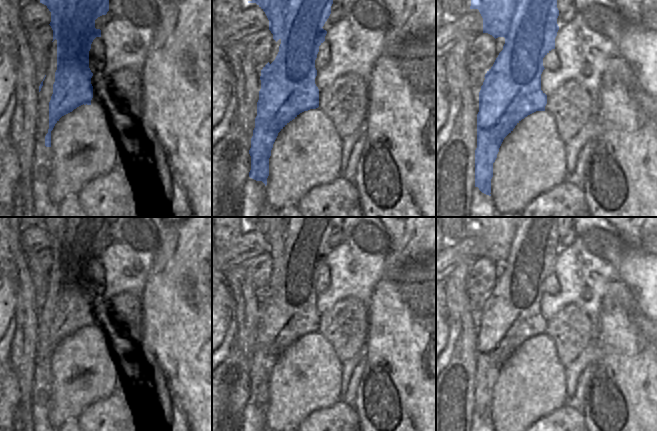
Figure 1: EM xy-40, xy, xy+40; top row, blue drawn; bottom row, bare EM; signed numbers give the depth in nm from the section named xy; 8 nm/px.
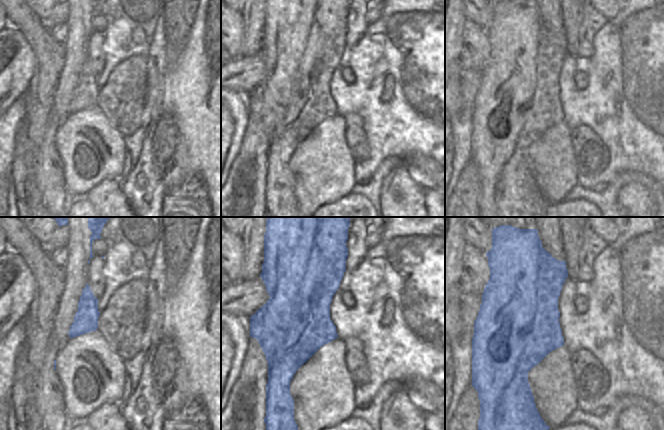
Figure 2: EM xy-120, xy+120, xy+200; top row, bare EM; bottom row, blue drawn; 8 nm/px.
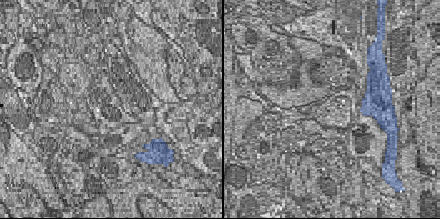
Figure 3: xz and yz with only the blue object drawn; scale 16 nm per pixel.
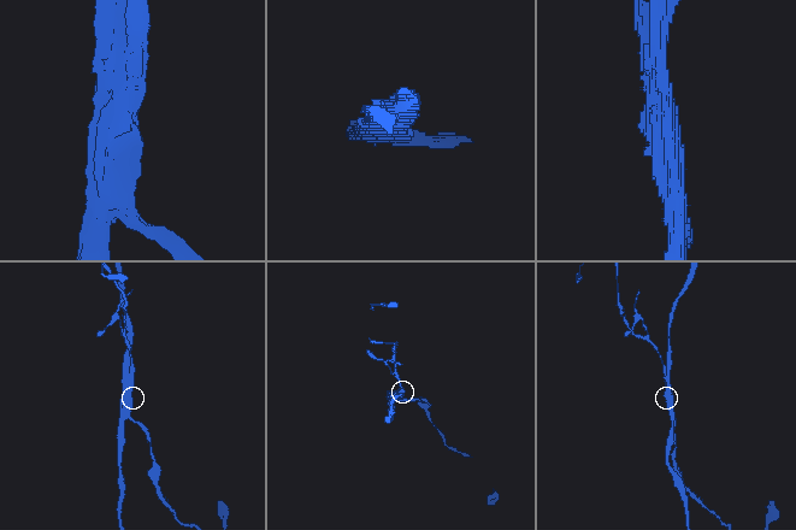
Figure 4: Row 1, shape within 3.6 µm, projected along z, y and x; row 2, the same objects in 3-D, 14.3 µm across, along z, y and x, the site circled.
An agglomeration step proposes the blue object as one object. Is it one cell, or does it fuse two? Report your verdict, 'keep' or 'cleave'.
cleave

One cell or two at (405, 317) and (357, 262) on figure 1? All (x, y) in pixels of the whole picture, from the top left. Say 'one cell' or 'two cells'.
two cells

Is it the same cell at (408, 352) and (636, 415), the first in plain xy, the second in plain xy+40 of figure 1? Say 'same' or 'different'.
same

